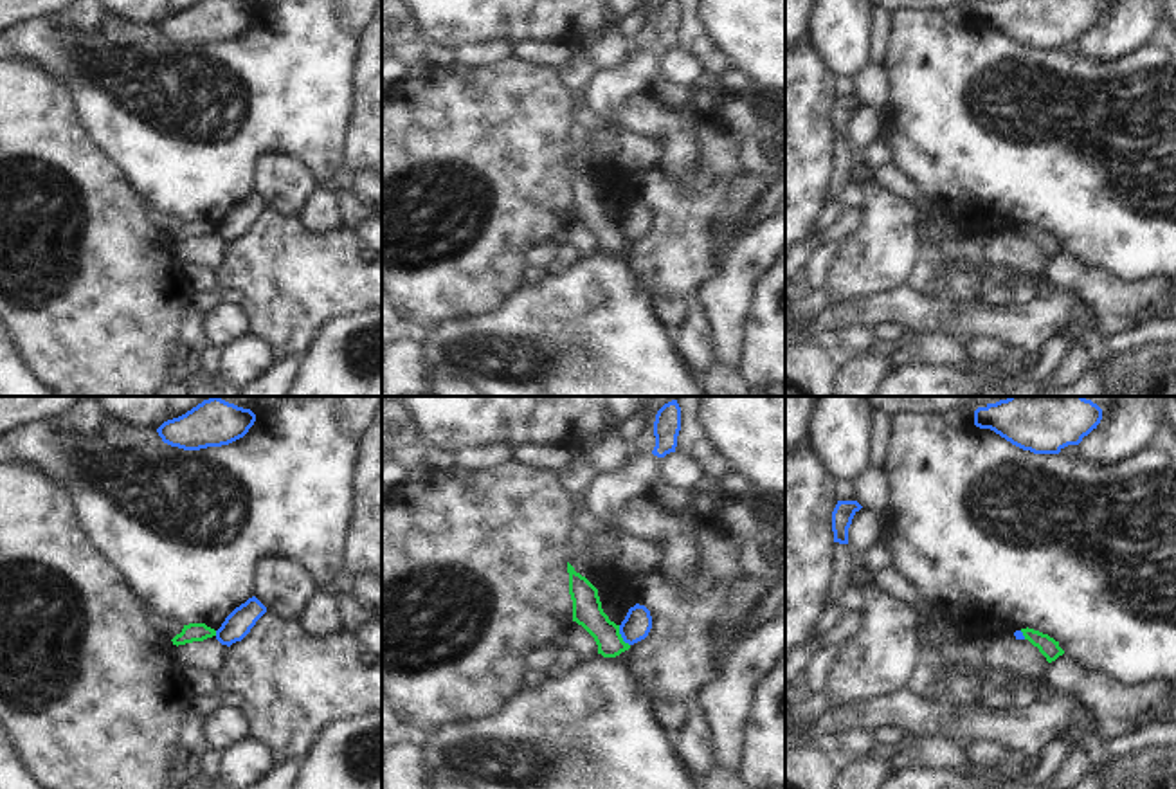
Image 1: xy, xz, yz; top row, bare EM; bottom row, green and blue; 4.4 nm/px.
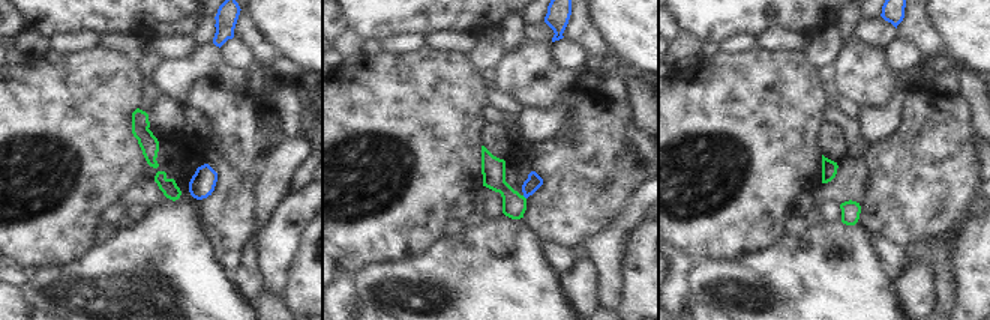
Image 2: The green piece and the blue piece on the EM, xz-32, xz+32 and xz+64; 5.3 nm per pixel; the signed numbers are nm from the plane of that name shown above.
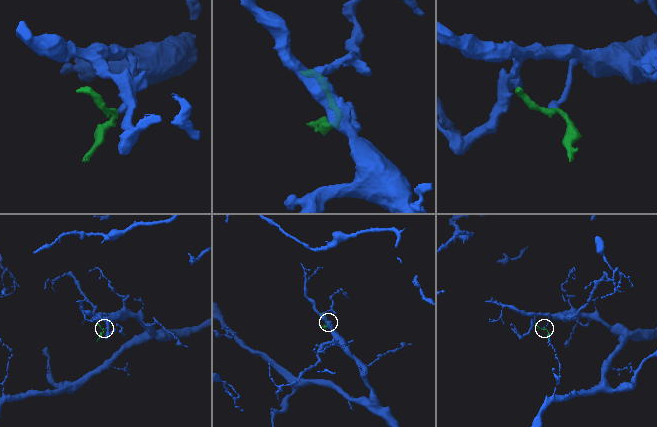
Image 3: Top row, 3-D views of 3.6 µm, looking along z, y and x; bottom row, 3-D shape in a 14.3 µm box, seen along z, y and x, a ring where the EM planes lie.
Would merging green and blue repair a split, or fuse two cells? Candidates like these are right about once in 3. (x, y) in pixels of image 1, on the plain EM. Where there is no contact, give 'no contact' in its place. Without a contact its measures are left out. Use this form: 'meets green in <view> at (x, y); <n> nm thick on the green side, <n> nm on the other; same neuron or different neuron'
meets green in xz at (620, 233); 130 nm thick on the green side, 130 nm on the other; different neuron

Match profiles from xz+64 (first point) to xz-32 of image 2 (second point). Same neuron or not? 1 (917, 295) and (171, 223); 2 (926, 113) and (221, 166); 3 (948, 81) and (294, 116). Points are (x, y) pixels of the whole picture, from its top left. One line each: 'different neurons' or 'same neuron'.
1: different neurons
2: same neuron
3: same neuron

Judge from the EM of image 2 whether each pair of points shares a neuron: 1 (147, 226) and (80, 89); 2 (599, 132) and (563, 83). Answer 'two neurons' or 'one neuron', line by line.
1: two neurons
2: two neurons

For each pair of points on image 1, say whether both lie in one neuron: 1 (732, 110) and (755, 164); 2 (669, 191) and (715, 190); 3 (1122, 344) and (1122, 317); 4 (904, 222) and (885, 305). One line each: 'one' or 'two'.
1: one
2: one
3: two
4: two

